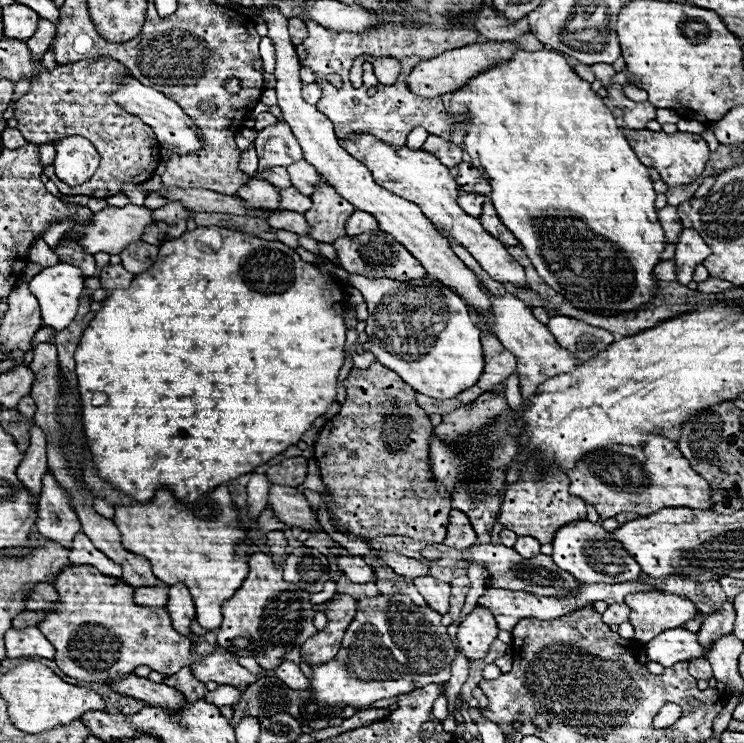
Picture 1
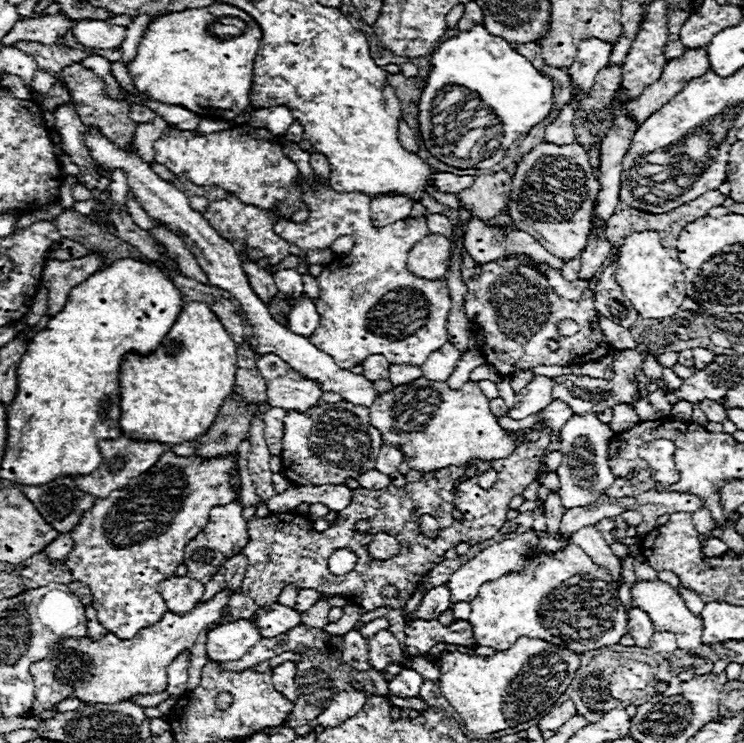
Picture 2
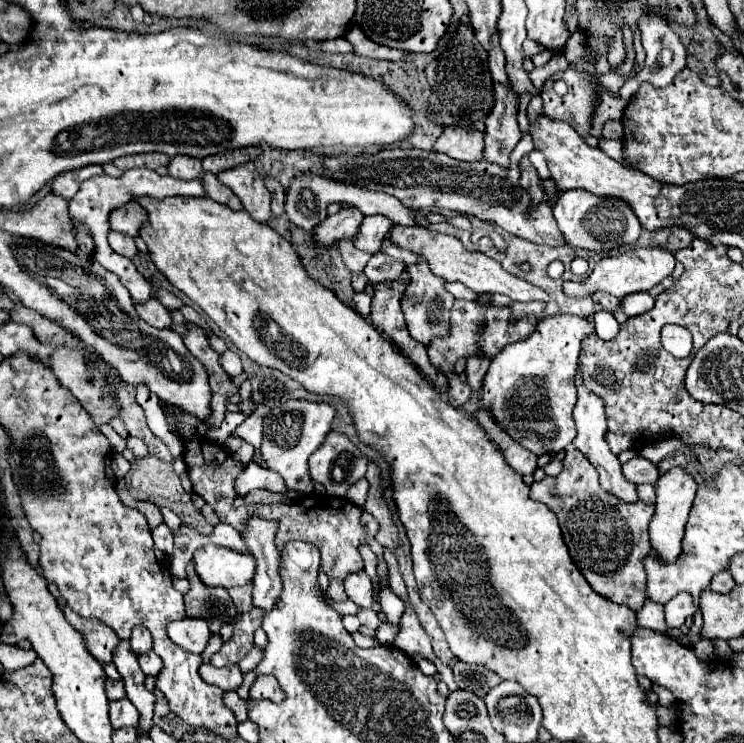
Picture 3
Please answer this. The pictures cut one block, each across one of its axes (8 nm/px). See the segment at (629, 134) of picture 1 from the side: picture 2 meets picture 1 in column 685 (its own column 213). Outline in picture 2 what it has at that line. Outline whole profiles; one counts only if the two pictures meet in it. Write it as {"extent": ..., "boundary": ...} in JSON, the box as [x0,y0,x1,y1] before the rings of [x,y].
{"extent":[154,126,310,222],"boundary":[[[166,126],[154,144],[154,162],[164,164],[176,176],[188,178],[198,186],[216,184],[242,202],[250,202],[262,210],[276,210],[280,218],[304,222],[310,216],[298,186],[298,166],[282,152],[278,142],[266,142],[266,130],[222,130],[206,136],[196,136],[190,130]]]}

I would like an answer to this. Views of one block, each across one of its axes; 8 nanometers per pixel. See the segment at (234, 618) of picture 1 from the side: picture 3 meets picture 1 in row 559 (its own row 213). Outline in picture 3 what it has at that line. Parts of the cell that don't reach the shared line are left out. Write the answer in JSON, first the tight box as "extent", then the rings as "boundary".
{"extent":[218,162,272,222],"boundary":[[[246,162],[242,166],[224,170],[222,174],[218,174],[218,180],[240,198],[246,212],[254,220],[268,222],[272,218],[270,192],[266,190],[264,178],[254,162]]]}

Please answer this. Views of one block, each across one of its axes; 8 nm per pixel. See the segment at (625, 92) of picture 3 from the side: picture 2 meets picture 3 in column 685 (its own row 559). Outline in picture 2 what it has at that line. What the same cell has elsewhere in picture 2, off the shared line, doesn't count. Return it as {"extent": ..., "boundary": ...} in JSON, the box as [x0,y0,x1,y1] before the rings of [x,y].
{"extent":[44,534,74,564],"boundary":[[[62,534],[62,538],[54,540],[54,542],[44,550],[44,554],[46,554],[46,558],[48,558],[52,564],[56,564],[56,562],[66,562],[68,554],[72,552],[72,546],[74,546],[74,540],[70,538],[70,534]]]}

